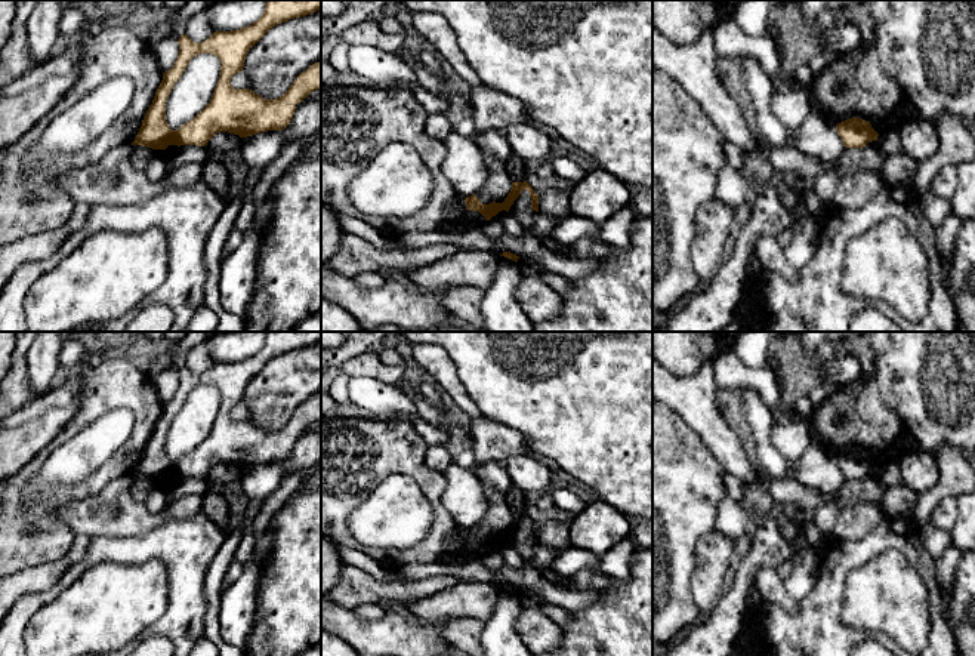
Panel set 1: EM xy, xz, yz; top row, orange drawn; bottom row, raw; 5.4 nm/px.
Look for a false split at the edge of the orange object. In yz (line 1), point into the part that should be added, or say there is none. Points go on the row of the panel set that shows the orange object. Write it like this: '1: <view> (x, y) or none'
1: none

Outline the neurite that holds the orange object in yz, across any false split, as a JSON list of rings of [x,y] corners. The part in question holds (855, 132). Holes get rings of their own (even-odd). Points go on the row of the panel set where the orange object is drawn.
[[[854,117],[836,124],[836,130],[846,148],[863,148],[871,141],[877,141],[879,133],[870,121]]]

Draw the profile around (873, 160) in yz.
[[[652,27],[652,67],[670,76],[700,105],[726,142],[735,144],[744,153],[765,153],[774,170],[781,173],[818,178],[826,172],[834,172],[840,178],[864,169],[880,175],[885,154],[877,141],[868,142],[861,150],[845,148],[834,167],[792,147],[777,148],[758,141],[738,102],[723,84],[716,58],[713,28],[707,28],[694,43],[679,46]]]

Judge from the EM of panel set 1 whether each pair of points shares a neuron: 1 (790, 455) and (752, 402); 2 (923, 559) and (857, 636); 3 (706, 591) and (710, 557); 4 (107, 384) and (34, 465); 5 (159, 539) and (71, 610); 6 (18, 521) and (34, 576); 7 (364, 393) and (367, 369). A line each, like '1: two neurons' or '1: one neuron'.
1: two neurons
2: one neuron
3: one neuron
4: one neuron
5: two neurons
6: two neurons
7: two neurons

